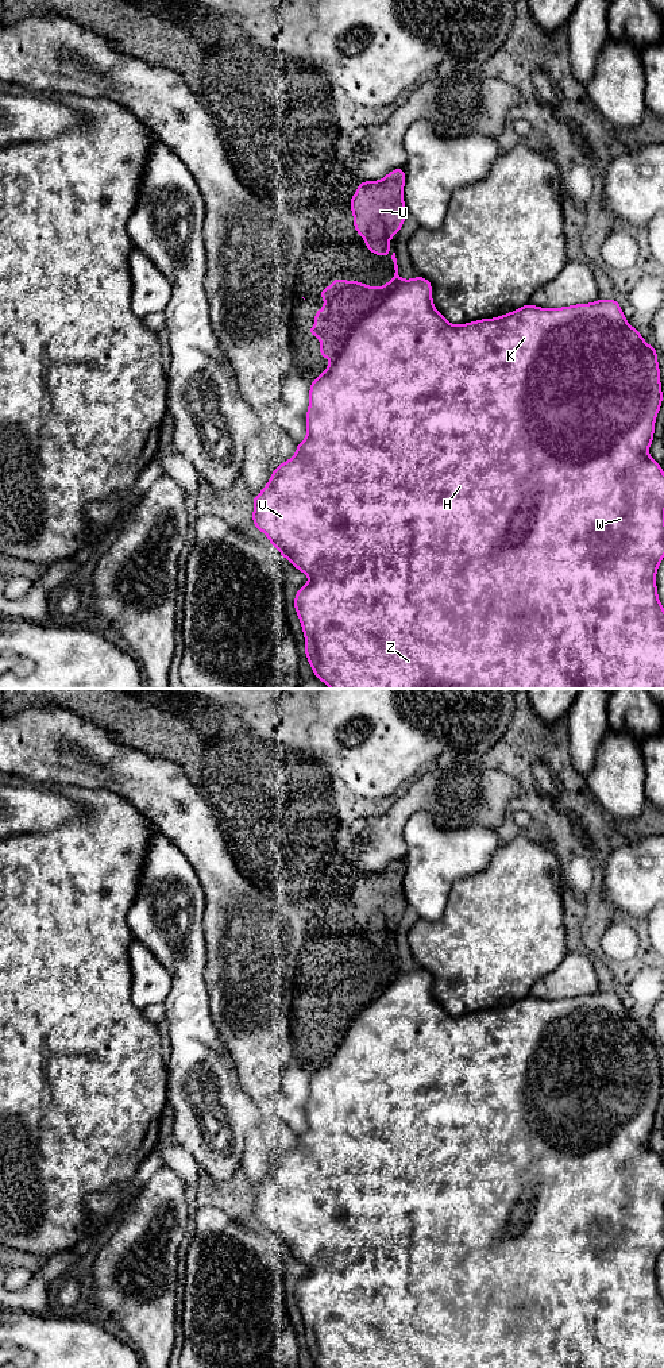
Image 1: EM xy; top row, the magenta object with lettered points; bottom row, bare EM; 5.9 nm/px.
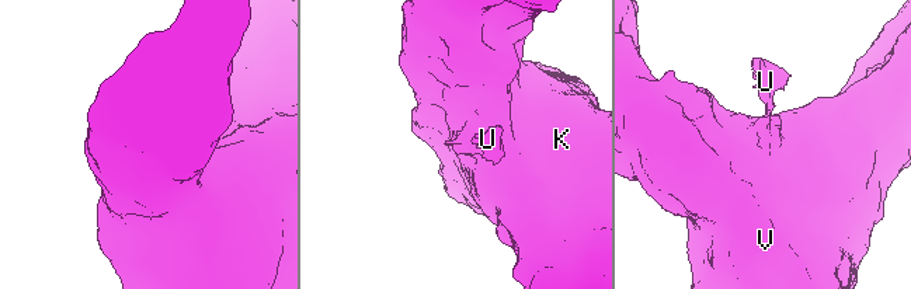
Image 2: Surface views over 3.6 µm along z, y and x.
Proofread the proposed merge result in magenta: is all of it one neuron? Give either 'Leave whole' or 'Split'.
Split

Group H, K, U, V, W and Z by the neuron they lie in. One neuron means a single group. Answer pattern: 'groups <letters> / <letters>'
groups H K V W Z / U

